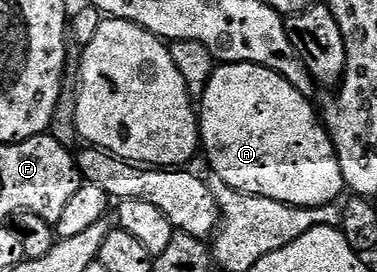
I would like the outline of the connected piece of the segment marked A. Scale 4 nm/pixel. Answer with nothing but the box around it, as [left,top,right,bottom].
[198,64,345,208]

